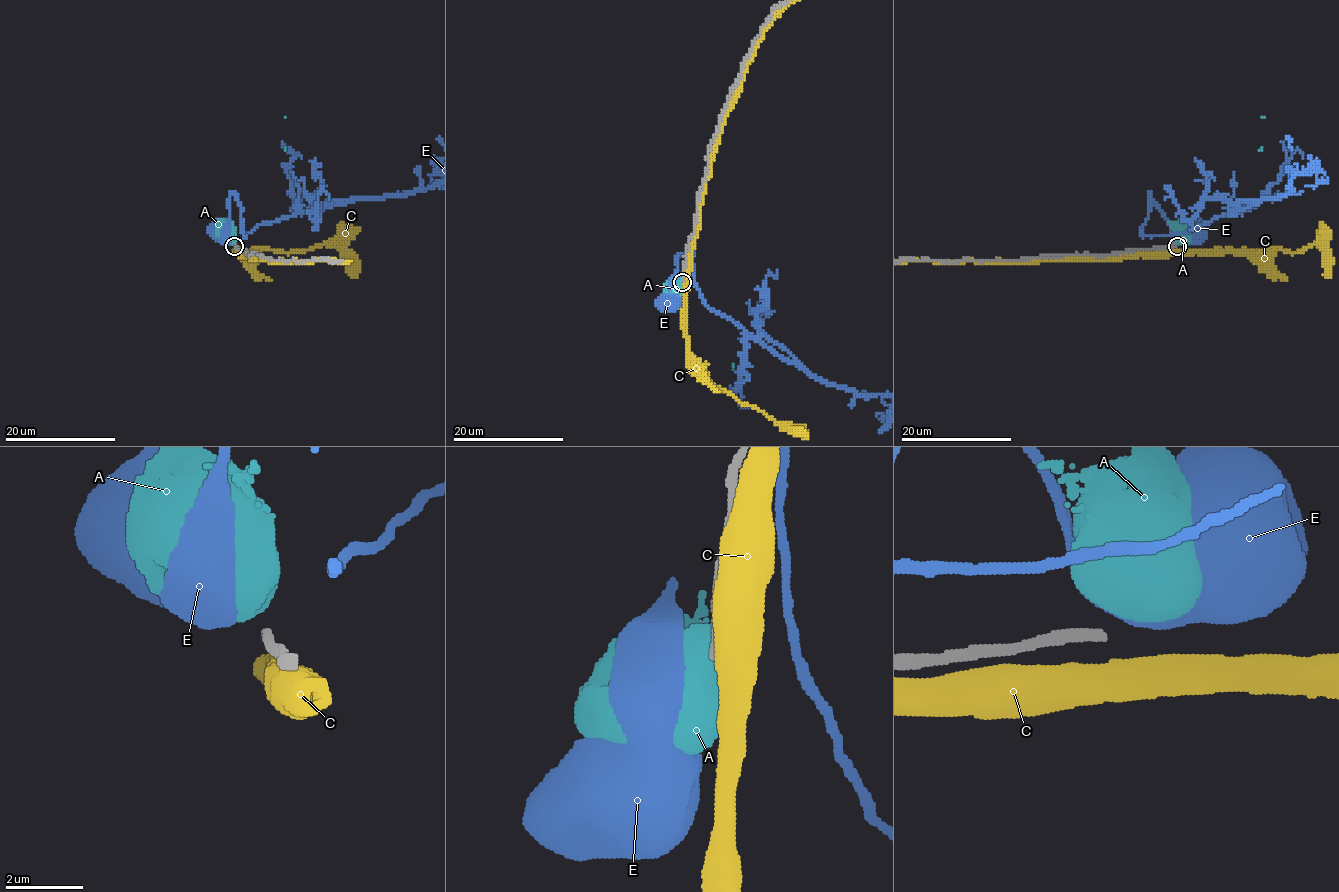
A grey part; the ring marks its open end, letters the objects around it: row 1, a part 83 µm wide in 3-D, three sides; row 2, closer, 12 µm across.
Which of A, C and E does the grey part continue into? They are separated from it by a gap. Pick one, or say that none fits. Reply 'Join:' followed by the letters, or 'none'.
Join: none

